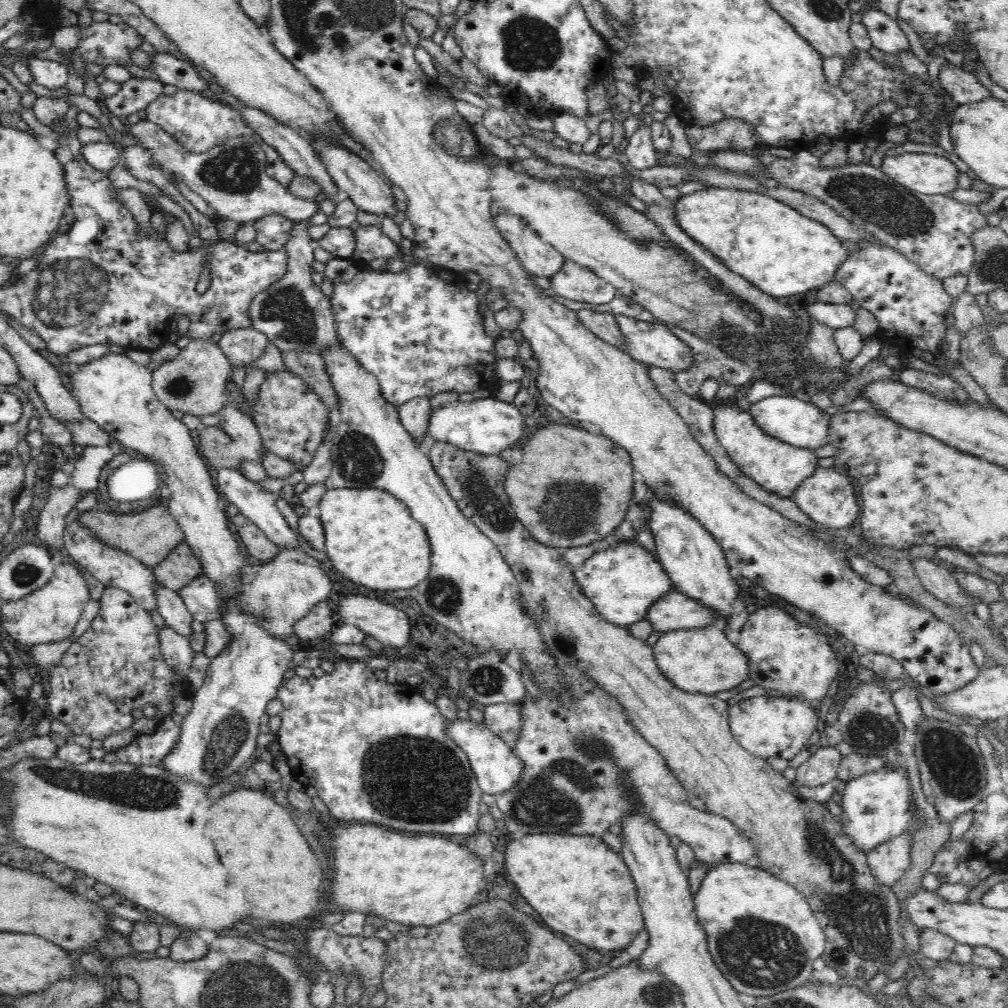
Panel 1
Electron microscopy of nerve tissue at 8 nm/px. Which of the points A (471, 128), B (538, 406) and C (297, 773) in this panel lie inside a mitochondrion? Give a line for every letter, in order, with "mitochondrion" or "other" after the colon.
A: other
B: other
C: other

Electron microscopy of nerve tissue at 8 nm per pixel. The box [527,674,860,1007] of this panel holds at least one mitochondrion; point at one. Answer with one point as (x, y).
(763, 955)

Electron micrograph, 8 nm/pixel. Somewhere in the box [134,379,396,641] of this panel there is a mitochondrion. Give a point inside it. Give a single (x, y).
(358, 460)

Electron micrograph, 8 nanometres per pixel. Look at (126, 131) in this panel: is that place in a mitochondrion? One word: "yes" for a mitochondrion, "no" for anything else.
no

